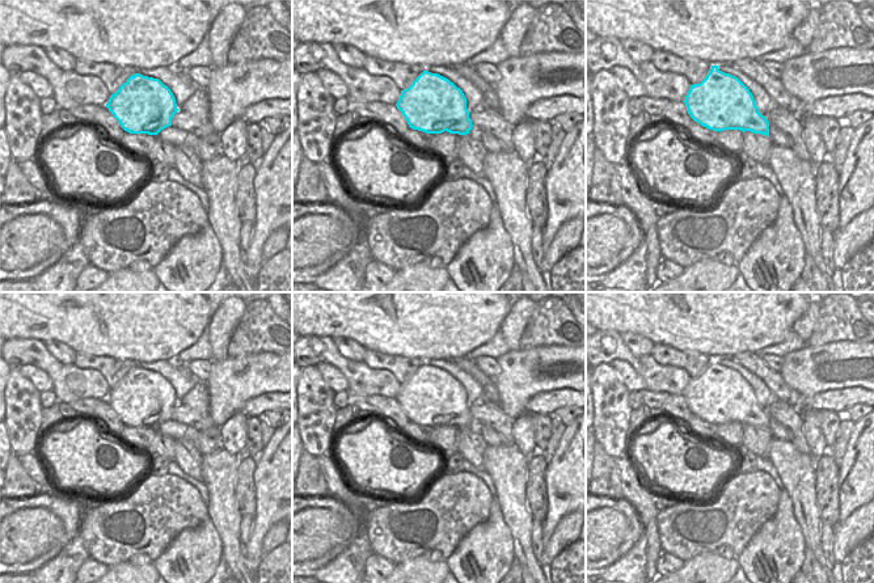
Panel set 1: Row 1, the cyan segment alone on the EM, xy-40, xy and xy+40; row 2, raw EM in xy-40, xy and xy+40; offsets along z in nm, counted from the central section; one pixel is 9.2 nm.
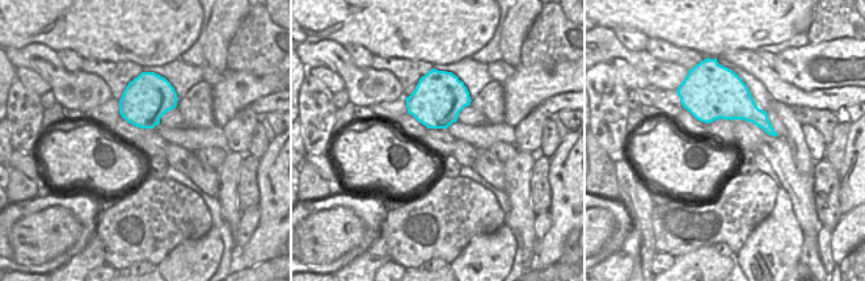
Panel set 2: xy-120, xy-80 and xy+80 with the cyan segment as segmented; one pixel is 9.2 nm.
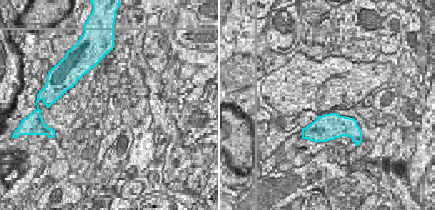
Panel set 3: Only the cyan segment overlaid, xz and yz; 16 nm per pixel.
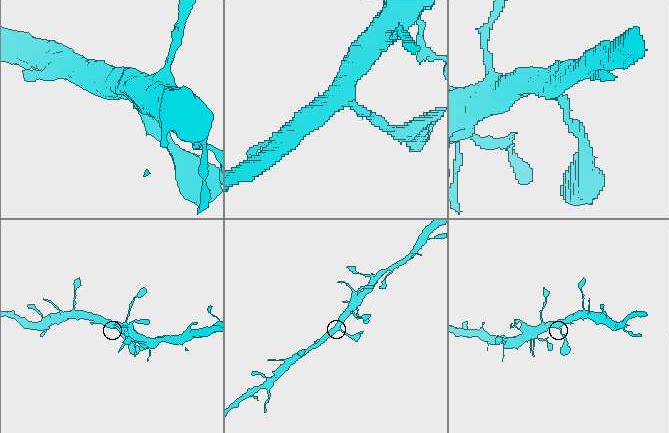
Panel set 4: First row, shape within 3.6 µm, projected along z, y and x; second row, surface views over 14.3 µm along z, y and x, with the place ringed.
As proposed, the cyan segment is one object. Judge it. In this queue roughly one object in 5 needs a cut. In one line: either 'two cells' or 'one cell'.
one cell

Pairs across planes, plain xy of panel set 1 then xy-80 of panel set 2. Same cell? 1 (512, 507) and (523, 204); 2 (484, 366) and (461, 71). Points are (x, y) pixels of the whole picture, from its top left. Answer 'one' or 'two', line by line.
1: one
2: two

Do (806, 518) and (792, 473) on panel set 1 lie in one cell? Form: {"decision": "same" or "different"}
{"decision": "same"}

